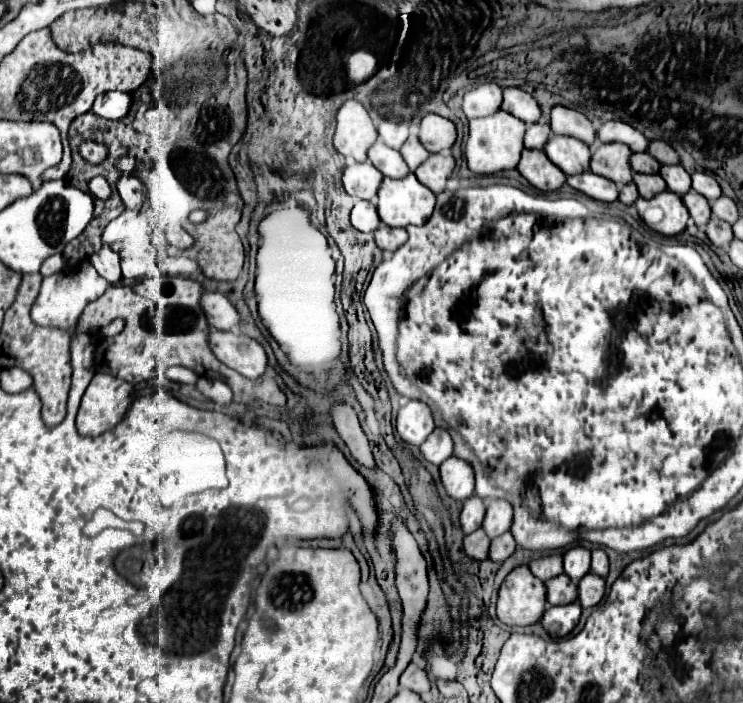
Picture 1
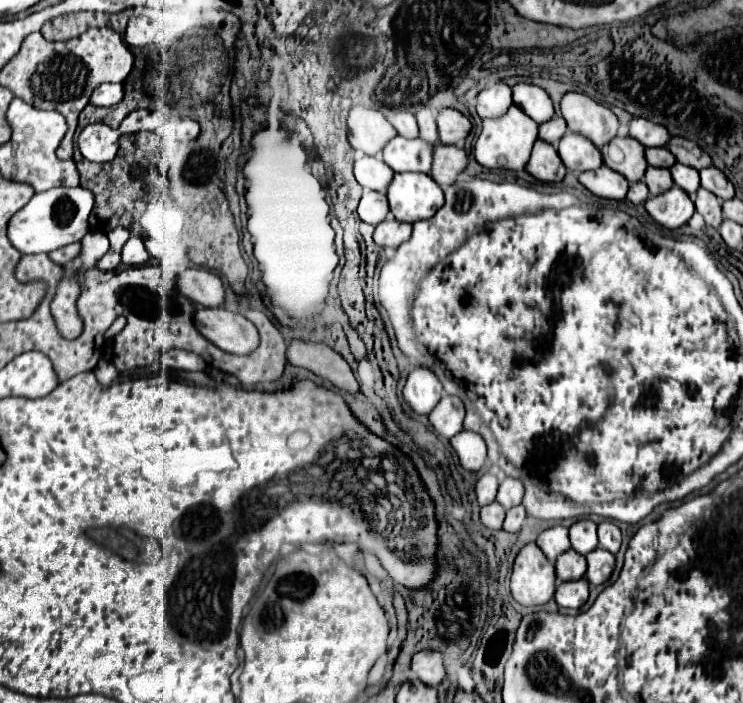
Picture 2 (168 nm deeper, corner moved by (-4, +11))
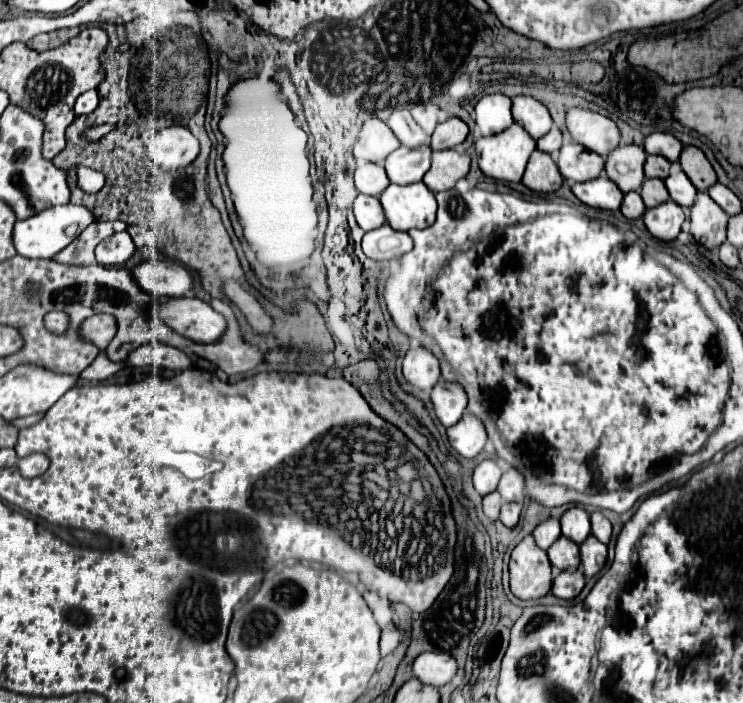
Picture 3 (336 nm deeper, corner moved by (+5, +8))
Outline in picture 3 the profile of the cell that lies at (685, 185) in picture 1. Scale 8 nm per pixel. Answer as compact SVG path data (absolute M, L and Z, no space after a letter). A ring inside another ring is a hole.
M677 164L671 166L671 174L667 176L665 186L667 186L667 190L669 190L669 196L671 196L681 208L691 208L691 204L695 202L697 190L695 190L695 186L691 184L691 180L687 180L687 174L685 174Z

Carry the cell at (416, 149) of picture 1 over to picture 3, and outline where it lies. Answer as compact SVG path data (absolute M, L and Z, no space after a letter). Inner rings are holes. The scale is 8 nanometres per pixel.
M413 104L411 106L411 114L413 118L417 120L417 124L427 132L427 134L433 134L435 126L439 124L439 106L435 104Z

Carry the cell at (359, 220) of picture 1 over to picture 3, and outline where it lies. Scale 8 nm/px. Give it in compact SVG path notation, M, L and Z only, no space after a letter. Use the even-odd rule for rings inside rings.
M359 194L359 196L355 198L353 212L355 212L355 218L357 218L359 226L361 226L365 232L375 230L375 228L379 228L379 226L385 224L385 212L383 212L383 208L381 208L379 198Z

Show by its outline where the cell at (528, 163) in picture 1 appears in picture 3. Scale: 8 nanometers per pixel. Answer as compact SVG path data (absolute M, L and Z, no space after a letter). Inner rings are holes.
M535 150L527 164L523 184L533 192L557 192L563 184L563 176L549 154Z

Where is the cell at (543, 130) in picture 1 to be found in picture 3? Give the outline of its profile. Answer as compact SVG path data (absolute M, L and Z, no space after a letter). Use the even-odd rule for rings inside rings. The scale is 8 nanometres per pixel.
M555 126L551 128L549 134L545 134L543 138L537 140L537 150L547 152L547 154L555 154L555 152L559 152L561 146L563 146L563 136L561 136L559 128L555 128Z

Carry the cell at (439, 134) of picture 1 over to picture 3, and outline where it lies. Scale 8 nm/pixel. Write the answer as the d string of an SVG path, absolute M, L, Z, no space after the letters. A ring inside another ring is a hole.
M449 118L445 122L441 122L431 138L431 148L433 150L449 150L457 144L461 144L467 138L467 124L459 118Z

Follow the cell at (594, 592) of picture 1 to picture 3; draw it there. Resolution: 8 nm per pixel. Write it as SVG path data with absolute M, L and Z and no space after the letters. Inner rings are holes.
M591 534L583 544L581 544L581 566L583 566L583 574L587 578L595 576L607 560L607 546L599 540L595 540L595 536Z

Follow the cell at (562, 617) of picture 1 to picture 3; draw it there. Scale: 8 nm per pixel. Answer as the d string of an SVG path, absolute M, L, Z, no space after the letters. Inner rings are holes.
M567 570L567 572L559 572L553 580L553 588L551 592L557 596L557 598L563 598L563 600L573 600L585 586L585 576L579 572L579 570Z

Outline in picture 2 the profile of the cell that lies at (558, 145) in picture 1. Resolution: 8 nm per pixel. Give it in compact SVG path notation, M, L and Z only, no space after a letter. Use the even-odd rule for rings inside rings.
M566 131L564 137L560 139L558 155L564 161L566 169L574 173L598 169L602 165L602 155L598 147L592 145L592 141L588 141L584 135L572 131Z

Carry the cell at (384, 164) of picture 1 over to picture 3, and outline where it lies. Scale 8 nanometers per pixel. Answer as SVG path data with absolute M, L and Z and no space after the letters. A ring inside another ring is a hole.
M401 146L395 152L391 152L385 160L385 170L391 182L395 184L413 184L421 182L425 172L431 164L431 148L419 146L419 148L407 148Z

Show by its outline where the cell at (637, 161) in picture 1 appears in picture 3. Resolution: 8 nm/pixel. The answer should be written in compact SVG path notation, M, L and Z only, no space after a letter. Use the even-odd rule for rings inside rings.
M647 156L647 160L645 160L647 178L665 180L669 176L669 168L671 168L671 162L667 162L667 158L663 158L663 156Z

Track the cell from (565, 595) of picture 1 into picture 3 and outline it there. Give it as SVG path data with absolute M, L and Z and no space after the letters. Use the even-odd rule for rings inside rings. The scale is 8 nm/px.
M559 536L559 540L547 550L551 564L557 570L577 570L579 568L579 546L573 540L567 540L565 536Z

